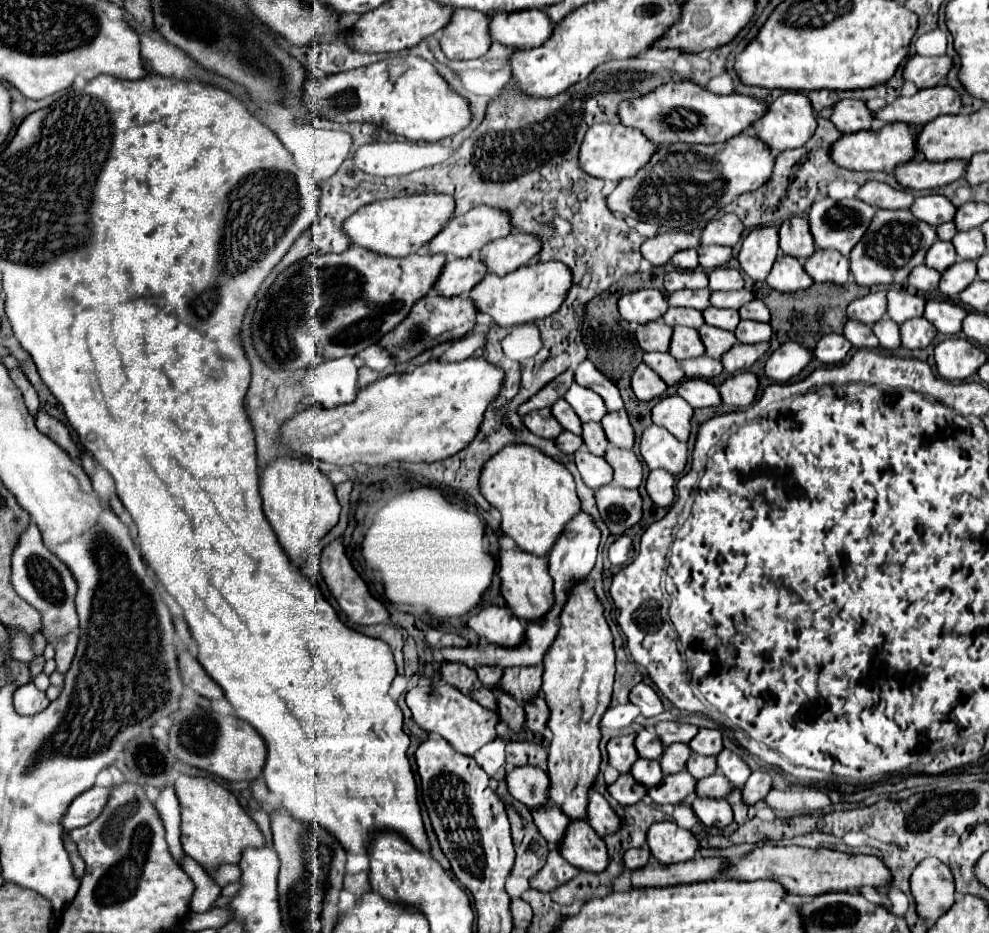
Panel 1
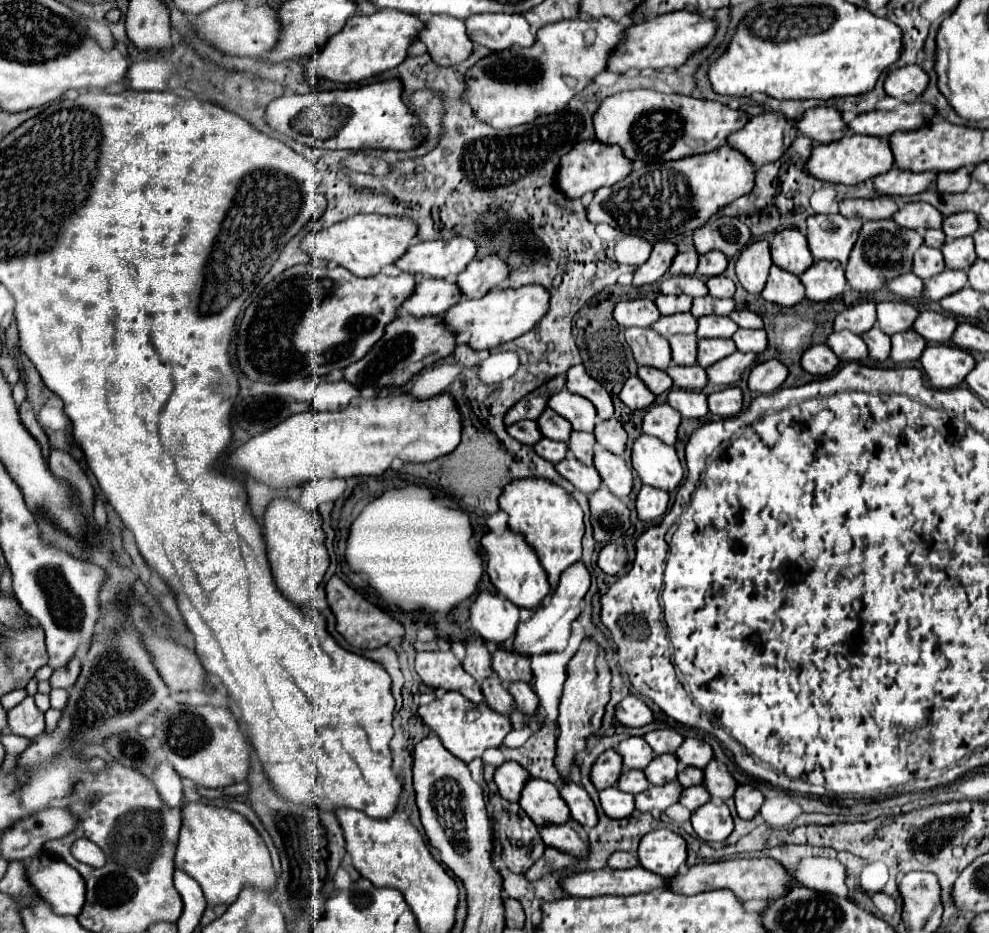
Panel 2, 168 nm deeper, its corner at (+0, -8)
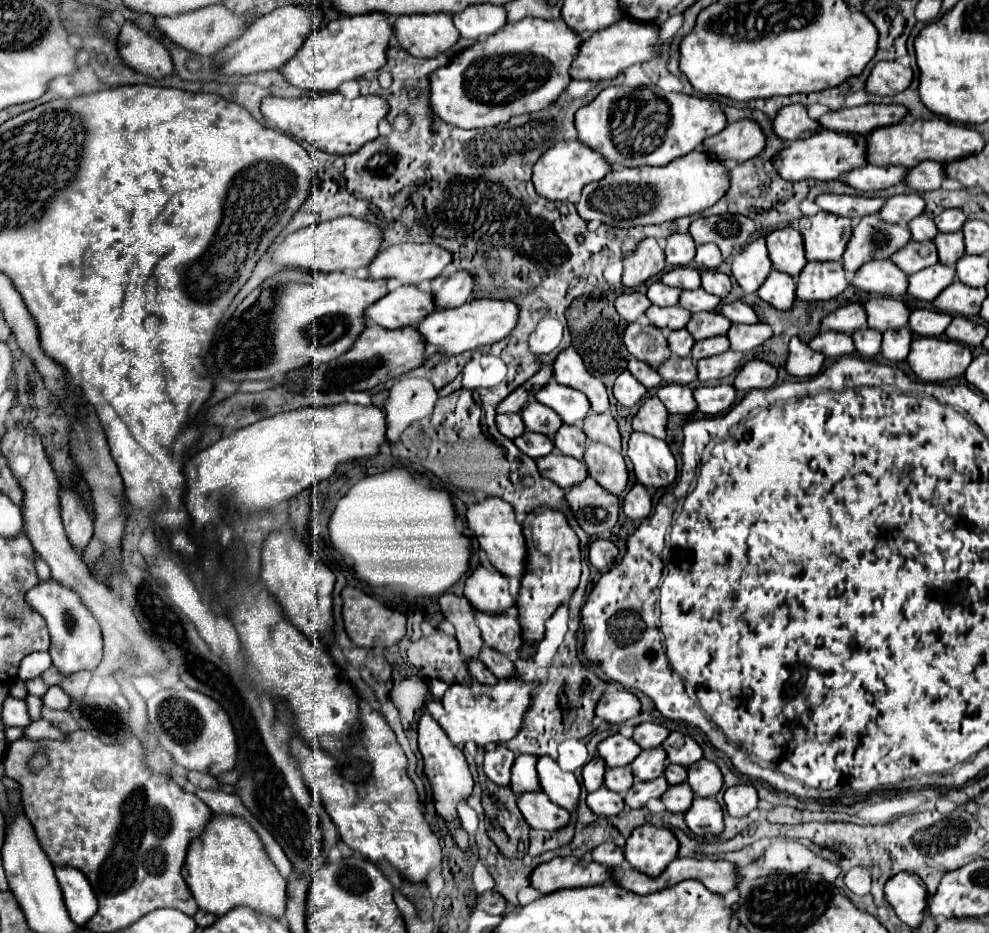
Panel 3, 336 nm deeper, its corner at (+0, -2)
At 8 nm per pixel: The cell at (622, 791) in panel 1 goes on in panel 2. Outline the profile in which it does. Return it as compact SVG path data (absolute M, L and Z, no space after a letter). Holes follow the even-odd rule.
M612 786L600 792L600 804L604 814L608 814L610 818L628 818L628 814L632 814L634 810L634 796Z

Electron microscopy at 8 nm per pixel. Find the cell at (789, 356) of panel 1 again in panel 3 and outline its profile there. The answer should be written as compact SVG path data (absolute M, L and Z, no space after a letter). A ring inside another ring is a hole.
M750 360L742 366L736 376L736 390L752 390L752 388L772 388L778 380L778 372L772 364L764 360Z

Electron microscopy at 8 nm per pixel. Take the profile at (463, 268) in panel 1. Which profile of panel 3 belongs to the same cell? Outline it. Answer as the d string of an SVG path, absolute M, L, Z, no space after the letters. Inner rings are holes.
M404 284L374 302L368 308L366 316L370 322L394 330L410 324L420 324L420 320L432 314L434 308L436 306L432 292L424 292L412 284Z

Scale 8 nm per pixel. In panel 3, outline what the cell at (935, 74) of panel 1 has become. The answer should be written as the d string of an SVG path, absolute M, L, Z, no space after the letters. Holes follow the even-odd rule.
M886 60L874 66L866 82L866 88L868 92L878 96L896 96L898 92L904 92L912 84L912 78L914 72L910 66L902 66L896 60Z

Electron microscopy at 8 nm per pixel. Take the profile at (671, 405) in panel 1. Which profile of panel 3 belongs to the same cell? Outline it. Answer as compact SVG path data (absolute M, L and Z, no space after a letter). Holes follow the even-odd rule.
M658 396L646 398L644 404L640 406L638 414L632 420L634 430L646 432L646 434L662 438L662 440L666 438L666 424L668 424L668 410L664 408L664 404L660 402Z

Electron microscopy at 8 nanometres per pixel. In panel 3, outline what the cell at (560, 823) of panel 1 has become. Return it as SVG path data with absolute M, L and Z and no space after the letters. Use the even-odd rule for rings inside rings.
M518 756L516 764L512 766L512 780L510 788L516 796L528 794L528 792L542 792L538 772L536 772L536 756Z

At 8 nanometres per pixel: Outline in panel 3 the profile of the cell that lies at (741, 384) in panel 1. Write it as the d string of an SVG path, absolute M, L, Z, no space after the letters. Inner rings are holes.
M728 384L712 386L712 388L696 388L694 396L696 396L700 412L716 416L716 414L722 414L724 410L728 410L734 404L736 388L728 386Z

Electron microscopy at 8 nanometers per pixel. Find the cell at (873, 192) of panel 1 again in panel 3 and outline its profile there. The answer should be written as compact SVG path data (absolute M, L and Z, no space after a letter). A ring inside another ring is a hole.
M822 194L816 198L816 204L820 210L848 216L852 220L858 220L868 214L878 214L884 206L886 198L866 198L866 196L838 196L838 194Z

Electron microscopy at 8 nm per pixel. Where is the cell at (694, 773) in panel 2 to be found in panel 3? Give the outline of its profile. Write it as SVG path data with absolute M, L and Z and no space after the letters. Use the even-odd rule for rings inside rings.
M668 764L664 776L666 776L666 780L668 780L670 784L680 784L680 782L686 782L686 778L688 778L688 768L686 768L686 766L680 766L680 764Z

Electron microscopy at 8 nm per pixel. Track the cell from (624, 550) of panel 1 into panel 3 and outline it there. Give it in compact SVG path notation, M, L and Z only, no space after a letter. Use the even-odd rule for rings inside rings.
M594 540L590 544L590 564L598 570L606 570L614 566L614 560L618 556L618 548L610 540Z

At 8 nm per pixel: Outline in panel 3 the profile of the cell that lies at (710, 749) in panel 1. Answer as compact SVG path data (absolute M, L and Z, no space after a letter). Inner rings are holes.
M672 732L662 746L668 754L668 760L674 764L690 766L702 758L702 748L698 746L698 742L692 736L684 736L680 732Z

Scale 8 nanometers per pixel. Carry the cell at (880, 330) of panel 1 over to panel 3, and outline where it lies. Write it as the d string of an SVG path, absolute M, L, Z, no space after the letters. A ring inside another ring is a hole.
M862 328L862 330L856 330L852 334L852 340L856 344L858 354L862 354L866 358L874 358L880 352L882 334L876 332L876 330L872 330L872 328Z

